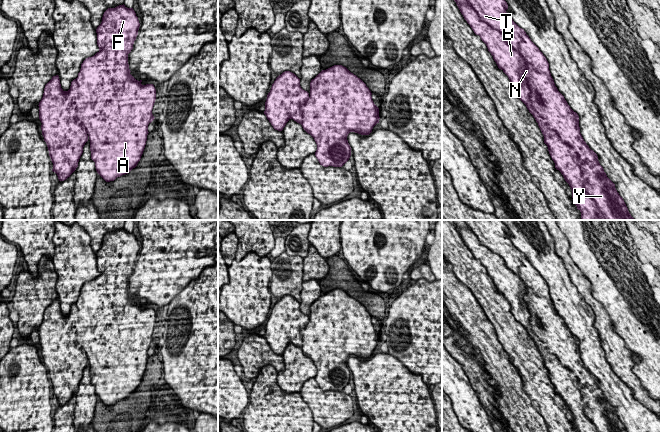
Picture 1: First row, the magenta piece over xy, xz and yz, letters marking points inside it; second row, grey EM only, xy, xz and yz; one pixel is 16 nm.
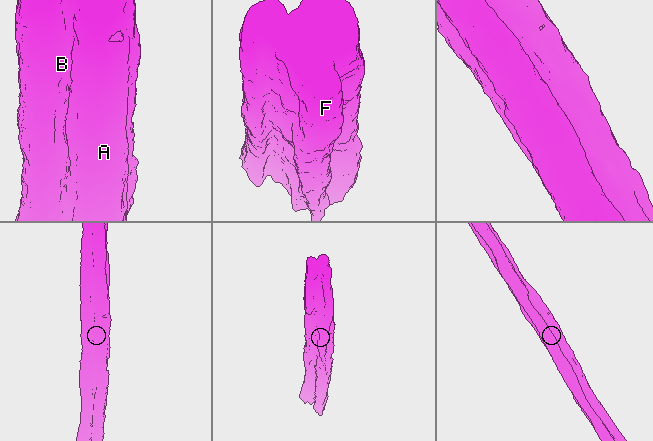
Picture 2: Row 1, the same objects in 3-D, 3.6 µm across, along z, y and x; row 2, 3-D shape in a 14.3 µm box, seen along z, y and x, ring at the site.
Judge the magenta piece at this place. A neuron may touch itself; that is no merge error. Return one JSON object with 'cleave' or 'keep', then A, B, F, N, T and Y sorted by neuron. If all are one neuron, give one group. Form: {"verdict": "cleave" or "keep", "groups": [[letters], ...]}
{"verdict": "cleave", "groups": [["A", "F", "N", "T", "Y"], ["B"]]}

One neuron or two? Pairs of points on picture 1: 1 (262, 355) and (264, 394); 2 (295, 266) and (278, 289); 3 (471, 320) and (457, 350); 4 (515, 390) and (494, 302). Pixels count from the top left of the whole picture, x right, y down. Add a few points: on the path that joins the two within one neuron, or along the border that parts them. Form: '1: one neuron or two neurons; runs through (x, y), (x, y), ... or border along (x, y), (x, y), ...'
1: two neurons; border along (277, 371), (270, 365), (264, 365), (255, 377)
2: one neuron; runs through (292, 272), (284, 283)
3: two neurons; border along (452, 319), (461, 334), (480, 352)
4: two neurons; border along (495, 332), (509, 361), (519, 373)

